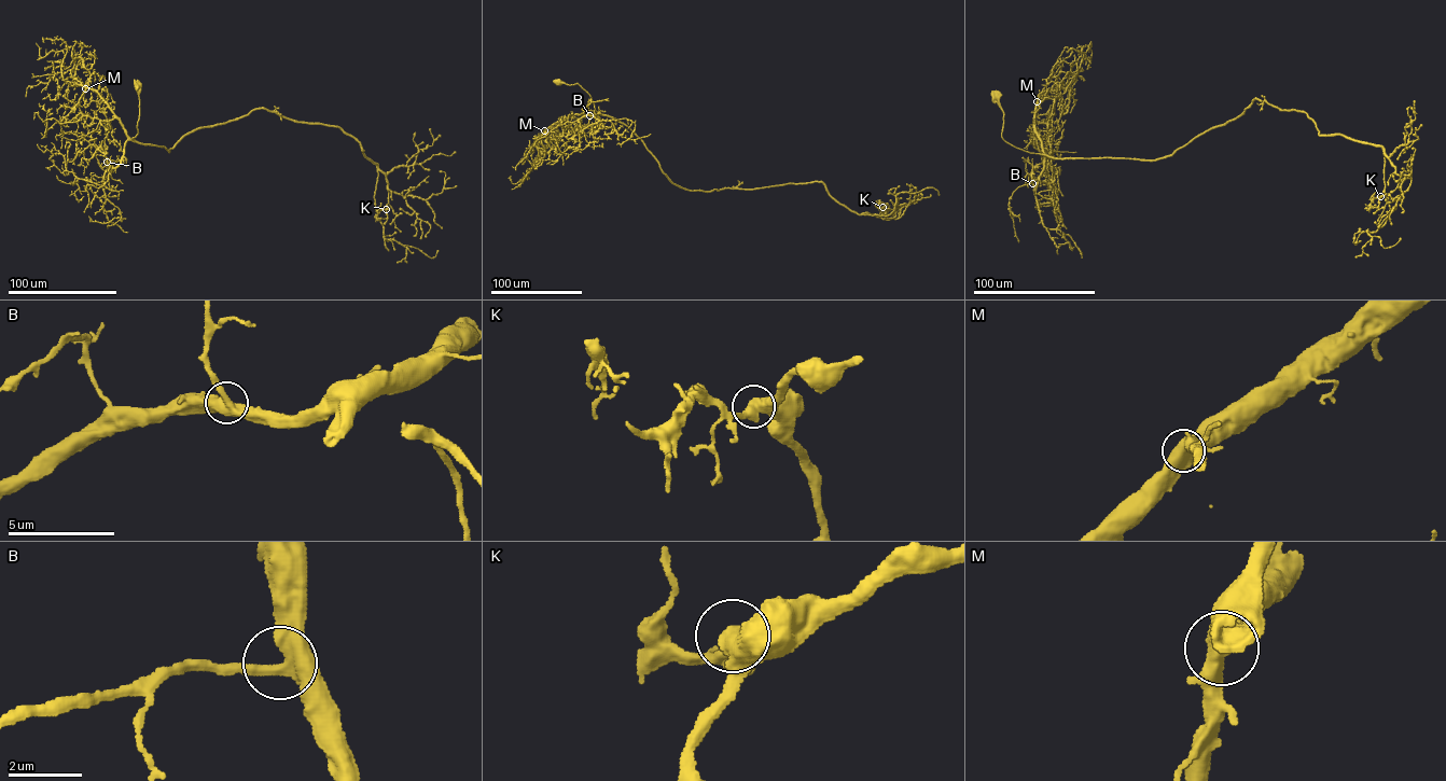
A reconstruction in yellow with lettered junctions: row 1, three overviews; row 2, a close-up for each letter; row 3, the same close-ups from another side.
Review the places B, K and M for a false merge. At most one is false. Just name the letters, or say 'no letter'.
K

